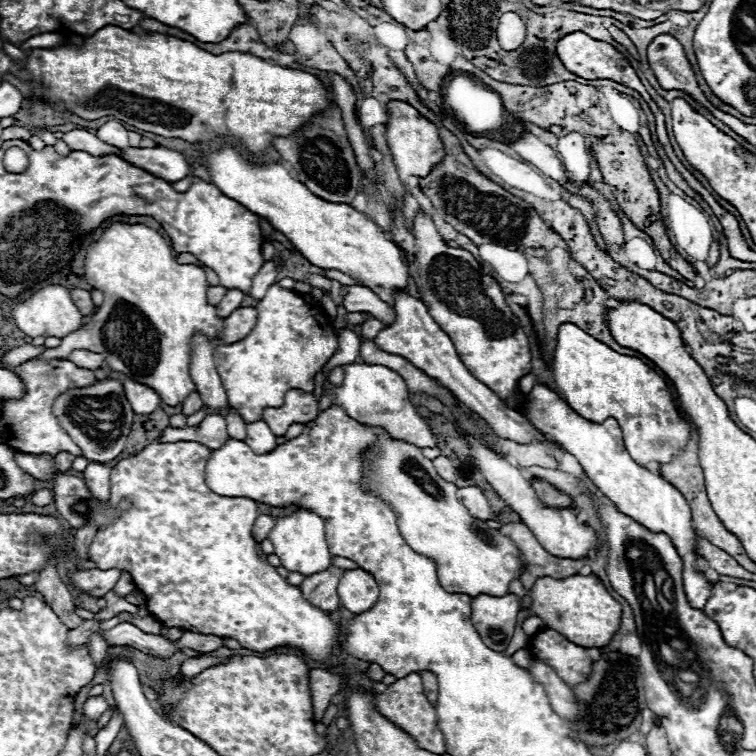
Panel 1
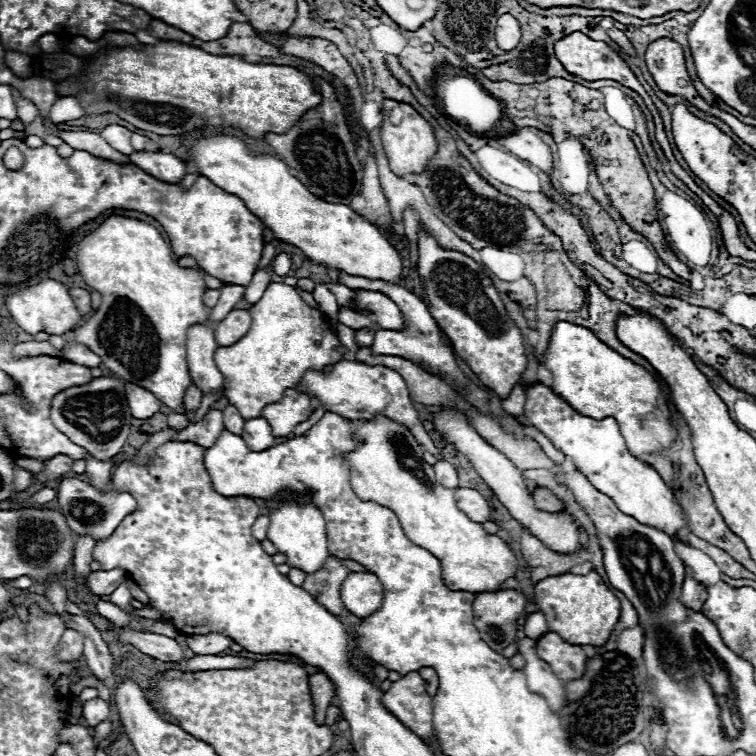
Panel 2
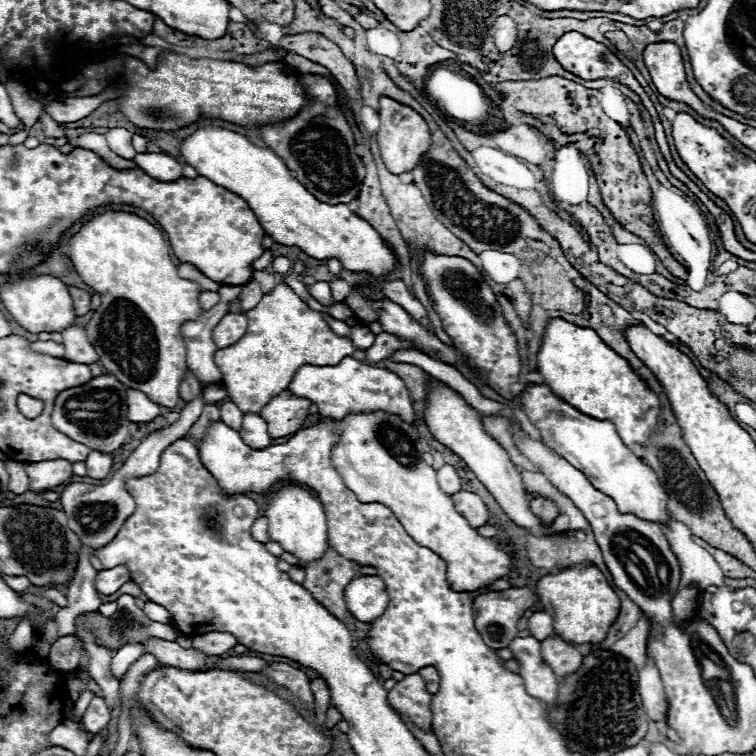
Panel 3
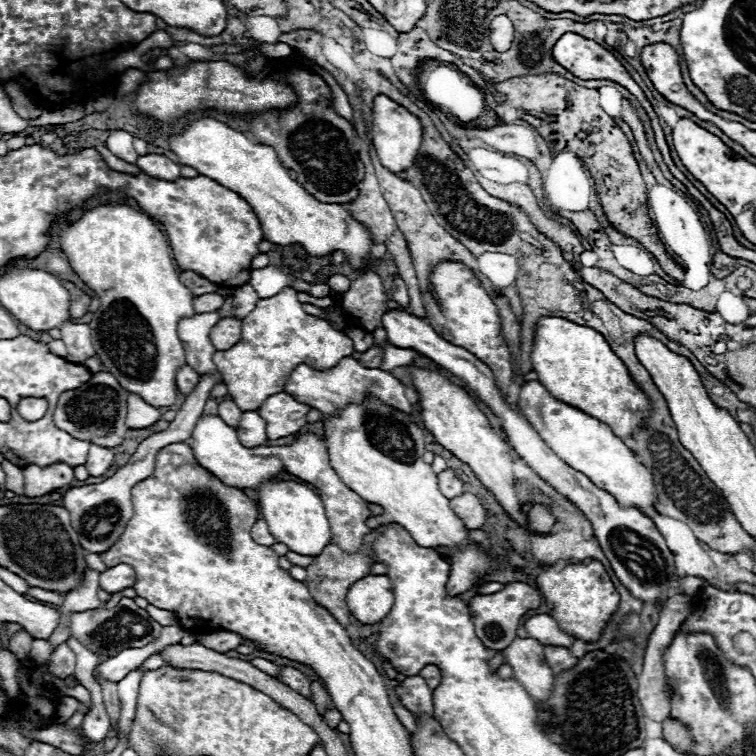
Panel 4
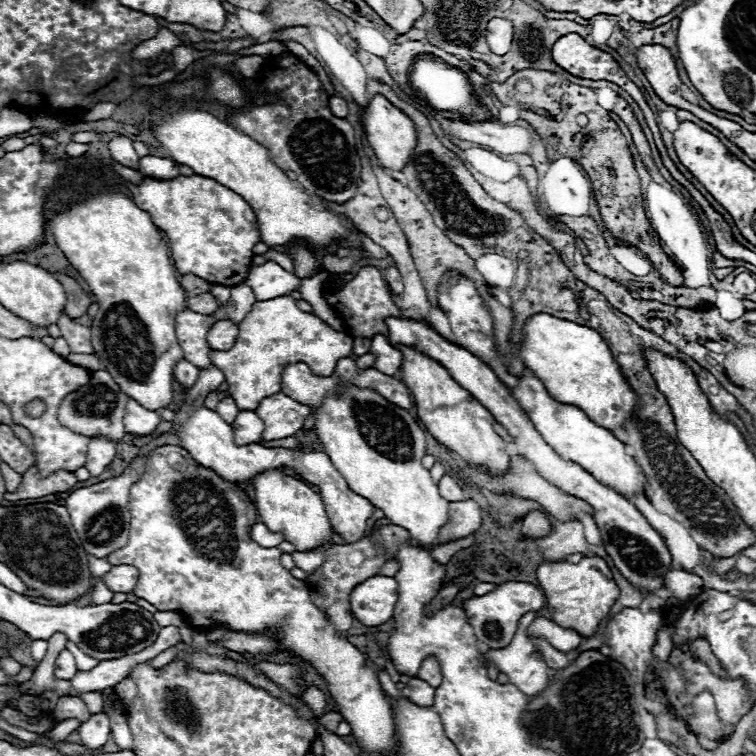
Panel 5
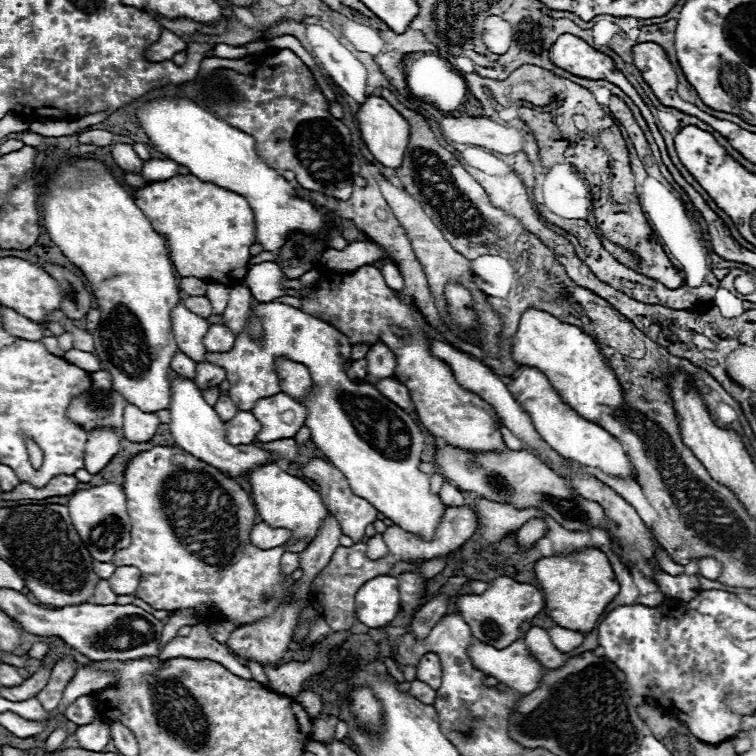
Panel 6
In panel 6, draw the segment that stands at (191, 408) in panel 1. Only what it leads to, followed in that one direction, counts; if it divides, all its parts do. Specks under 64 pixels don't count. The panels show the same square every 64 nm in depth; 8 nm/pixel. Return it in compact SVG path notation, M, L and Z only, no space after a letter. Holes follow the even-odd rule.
M176 352L172 356L172 370L178 374L178 376L184 376L184 378L194 378L196 376L196 362L192 362L184 352Z

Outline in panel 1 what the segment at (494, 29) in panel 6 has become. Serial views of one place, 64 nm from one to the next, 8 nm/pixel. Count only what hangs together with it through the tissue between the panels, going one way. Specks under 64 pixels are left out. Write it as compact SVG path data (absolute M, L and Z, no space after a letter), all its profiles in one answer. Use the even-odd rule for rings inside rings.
M506 12L506 14L502 14L502 18L498 22L496 36L498 36L498 42L504 50L516 50L524 42L526 26L518 14Z

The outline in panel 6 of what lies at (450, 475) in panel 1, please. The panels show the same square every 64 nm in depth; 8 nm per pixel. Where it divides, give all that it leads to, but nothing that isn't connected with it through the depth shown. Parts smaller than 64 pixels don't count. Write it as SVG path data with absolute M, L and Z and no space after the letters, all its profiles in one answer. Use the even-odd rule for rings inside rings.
M442 484L442 490L440 490L440 500L444 502L444 506L464 506L466 504L466 498L464 494L454 488L452 484Z

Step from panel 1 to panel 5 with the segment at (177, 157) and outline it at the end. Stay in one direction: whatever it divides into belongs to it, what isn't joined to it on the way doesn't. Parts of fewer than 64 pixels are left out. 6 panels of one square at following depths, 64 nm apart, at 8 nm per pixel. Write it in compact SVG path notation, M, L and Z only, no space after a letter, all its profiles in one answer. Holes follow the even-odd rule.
M158 156L140 158L140 172L146 178L176 178L176 176L180 176L178 164L174 160L158 158Z

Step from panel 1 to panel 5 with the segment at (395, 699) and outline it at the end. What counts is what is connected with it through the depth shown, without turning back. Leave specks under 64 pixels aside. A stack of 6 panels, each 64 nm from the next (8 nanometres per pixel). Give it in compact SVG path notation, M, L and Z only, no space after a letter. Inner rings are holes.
M412 678L406 688L402 690L402 696L412 700L418 706L432 706L434 702L434 688L428 686L424 680L420 678Z

